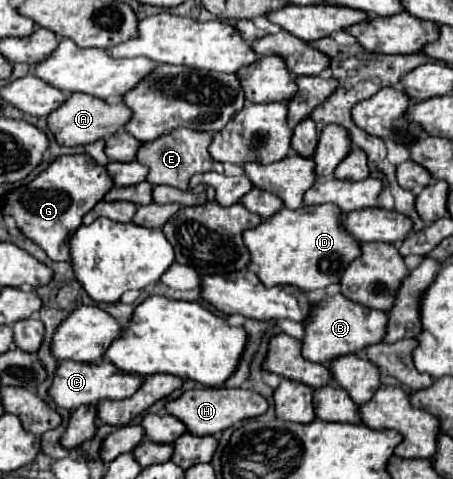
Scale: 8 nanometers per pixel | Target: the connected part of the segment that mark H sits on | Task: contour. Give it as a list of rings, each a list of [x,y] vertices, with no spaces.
[[[198,388],[198,390],[186,390],[180,398],[168,402],[164,408],[168,414],[184,422],[190,434],[206,436],[206,434],[222,432],[244,418],[264,414],[268,408],[268,402],[258,392],[248,388]]]

